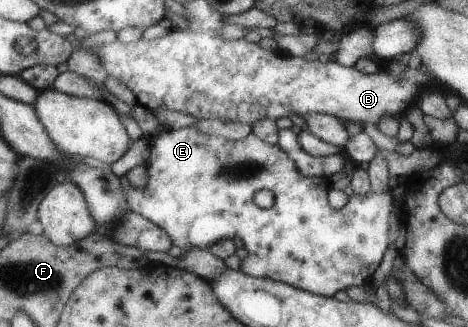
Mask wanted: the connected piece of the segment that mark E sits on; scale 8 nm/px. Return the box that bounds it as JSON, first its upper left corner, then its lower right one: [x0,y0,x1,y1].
[125,126,395,298]

